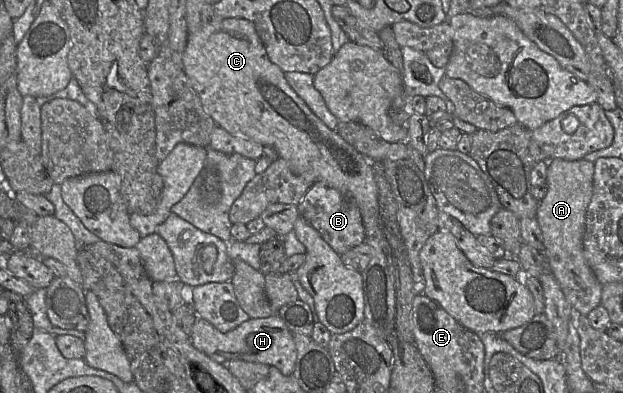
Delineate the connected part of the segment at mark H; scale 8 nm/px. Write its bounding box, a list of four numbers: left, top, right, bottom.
[190,314,297,376]

